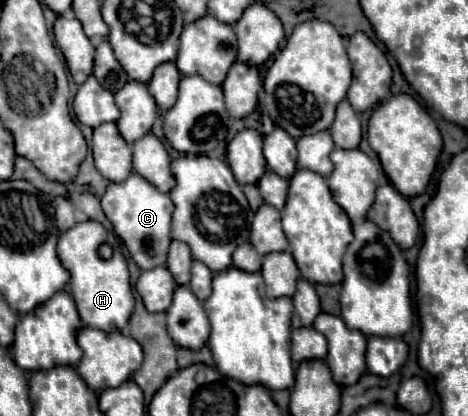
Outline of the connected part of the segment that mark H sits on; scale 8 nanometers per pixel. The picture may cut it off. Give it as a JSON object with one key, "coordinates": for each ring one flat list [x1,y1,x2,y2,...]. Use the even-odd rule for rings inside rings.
{"coordinates":[[86,220,60,234,58,258,62,260,64,268,70,272,70,294,76,302,84,326,98,328,102,332,122,330,128,324,130,314,134,310,134,296,132,296,130,274,126,268,126,260,122,256,120,240,116,240,116,236,112,236,96,220],[104,244,112,248,110,258,104,258,100,254,100,248]]}

